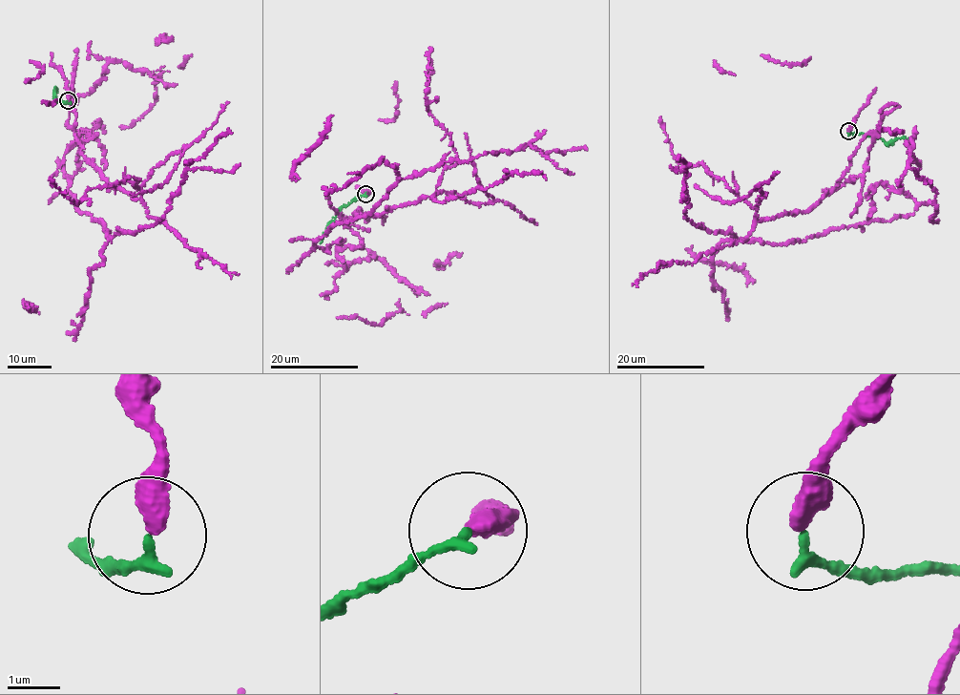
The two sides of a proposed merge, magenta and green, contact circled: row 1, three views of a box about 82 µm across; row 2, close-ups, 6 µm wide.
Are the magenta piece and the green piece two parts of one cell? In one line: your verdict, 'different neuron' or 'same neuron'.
different neuron

